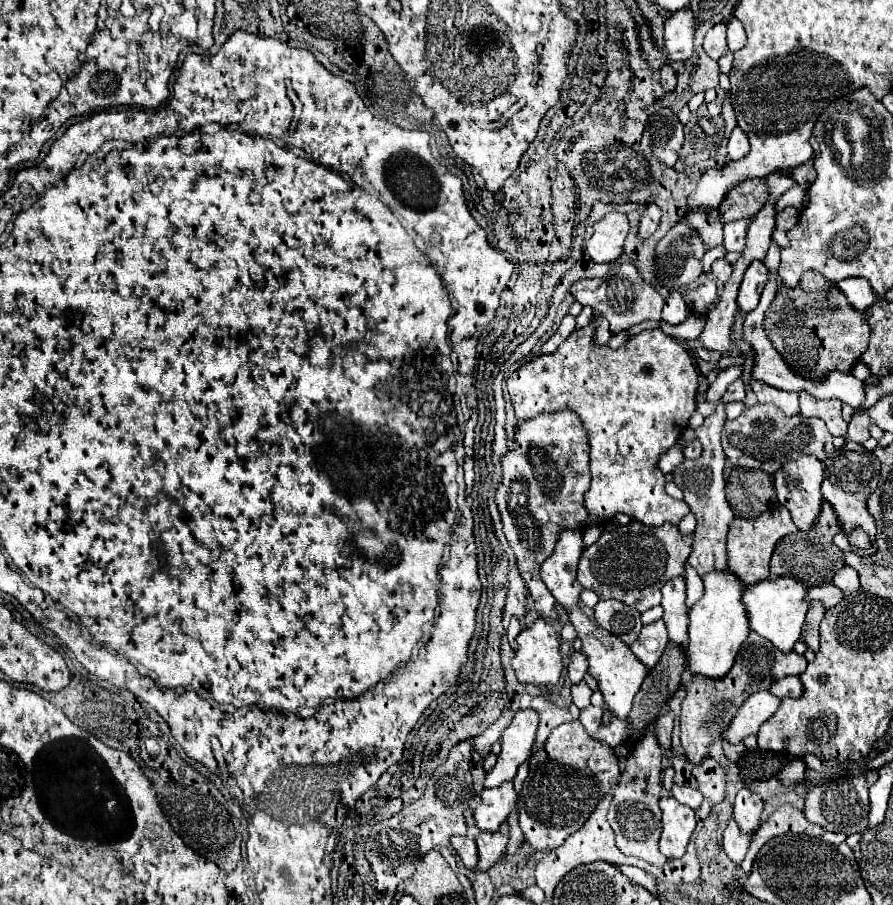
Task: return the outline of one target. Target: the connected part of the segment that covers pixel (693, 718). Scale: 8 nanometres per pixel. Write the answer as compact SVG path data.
M751 631L747 641L741 645L737 661L727 677L717 681L705 679L705 677L693 677L691 683L687 685L687 695L681 707L681 743L685 749L687 761L701 763L707 757L707 745L729 727L733 715L751 693L769 689L775 681L783 677L801 675L805 667L807 667L807 661L803 655L797 655L795 651L781 653L779 649L773 649L769 641L761 639L757 633Z

